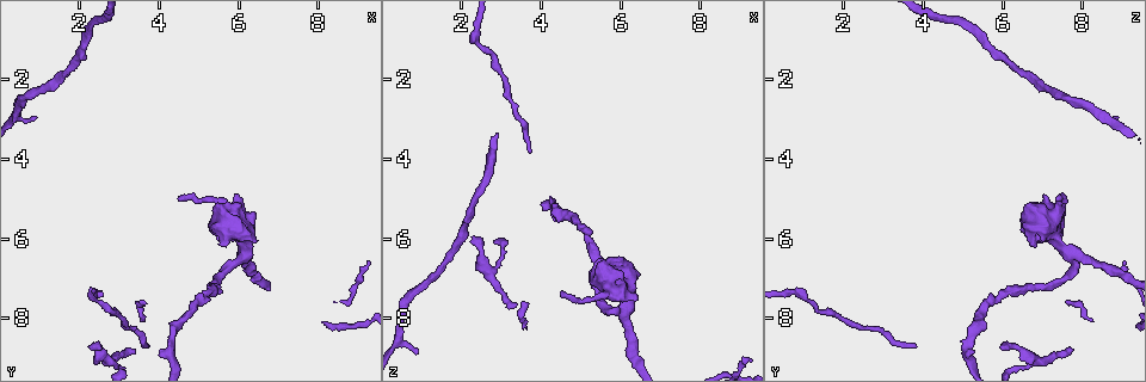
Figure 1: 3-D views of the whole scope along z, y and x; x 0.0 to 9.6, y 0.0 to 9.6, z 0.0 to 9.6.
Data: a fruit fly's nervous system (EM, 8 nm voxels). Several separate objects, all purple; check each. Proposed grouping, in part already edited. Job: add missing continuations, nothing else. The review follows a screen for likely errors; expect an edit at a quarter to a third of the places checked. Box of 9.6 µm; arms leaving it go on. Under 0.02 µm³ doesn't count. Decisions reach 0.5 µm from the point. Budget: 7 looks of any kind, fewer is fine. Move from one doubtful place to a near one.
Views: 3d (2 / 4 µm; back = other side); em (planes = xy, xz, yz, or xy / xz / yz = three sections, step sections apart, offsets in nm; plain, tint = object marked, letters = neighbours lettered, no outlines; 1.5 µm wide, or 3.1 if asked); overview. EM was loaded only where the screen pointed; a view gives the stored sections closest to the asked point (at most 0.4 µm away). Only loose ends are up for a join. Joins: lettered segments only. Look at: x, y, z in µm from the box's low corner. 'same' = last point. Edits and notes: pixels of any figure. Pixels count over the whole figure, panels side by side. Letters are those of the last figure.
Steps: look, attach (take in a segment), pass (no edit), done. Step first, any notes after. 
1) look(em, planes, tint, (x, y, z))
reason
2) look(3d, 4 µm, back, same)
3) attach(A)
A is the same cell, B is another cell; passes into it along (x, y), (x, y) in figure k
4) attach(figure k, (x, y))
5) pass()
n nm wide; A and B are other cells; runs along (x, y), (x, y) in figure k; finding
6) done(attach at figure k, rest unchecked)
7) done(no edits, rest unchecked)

look(em, planes, letters, (3.40, 8.80, 7.65))
an open end

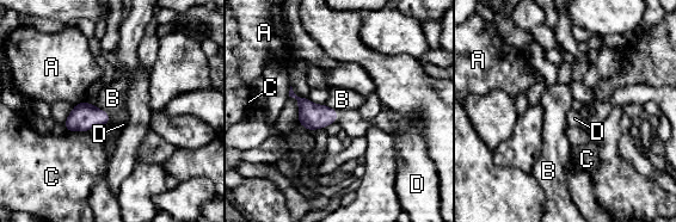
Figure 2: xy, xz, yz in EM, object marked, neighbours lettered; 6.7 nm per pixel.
attach(D)
C touches over 140 nm; D is the same cell, A, B and C are other cells; it goes on there

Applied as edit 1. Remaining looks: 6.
look(3d, 4 µm, (2.30, 8.75, 5.95))
branch stops here

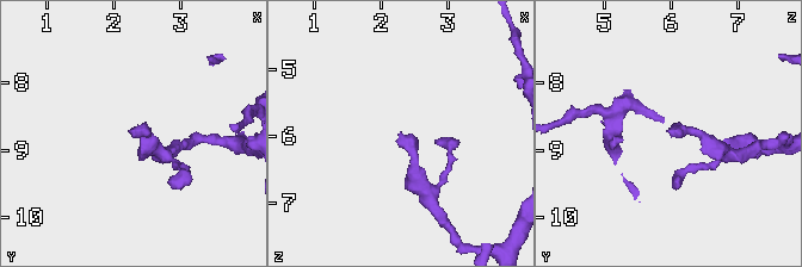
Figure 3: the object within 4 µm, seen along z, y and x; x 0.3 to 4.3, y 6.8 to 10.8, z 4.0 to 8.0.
look(em, planes, letters, (2.25, 8.75, 5.90))

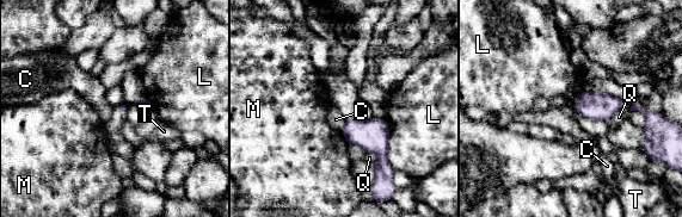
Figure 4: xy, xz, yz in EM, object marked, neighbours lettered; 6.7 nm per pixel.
pass()
C, L, M, Q and T are other cells; border along (345, 117), (345, 126), (342, 132) in figure 4; none of them fits

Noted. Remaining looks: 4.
done(attach at figure 2, rest unchecked)

